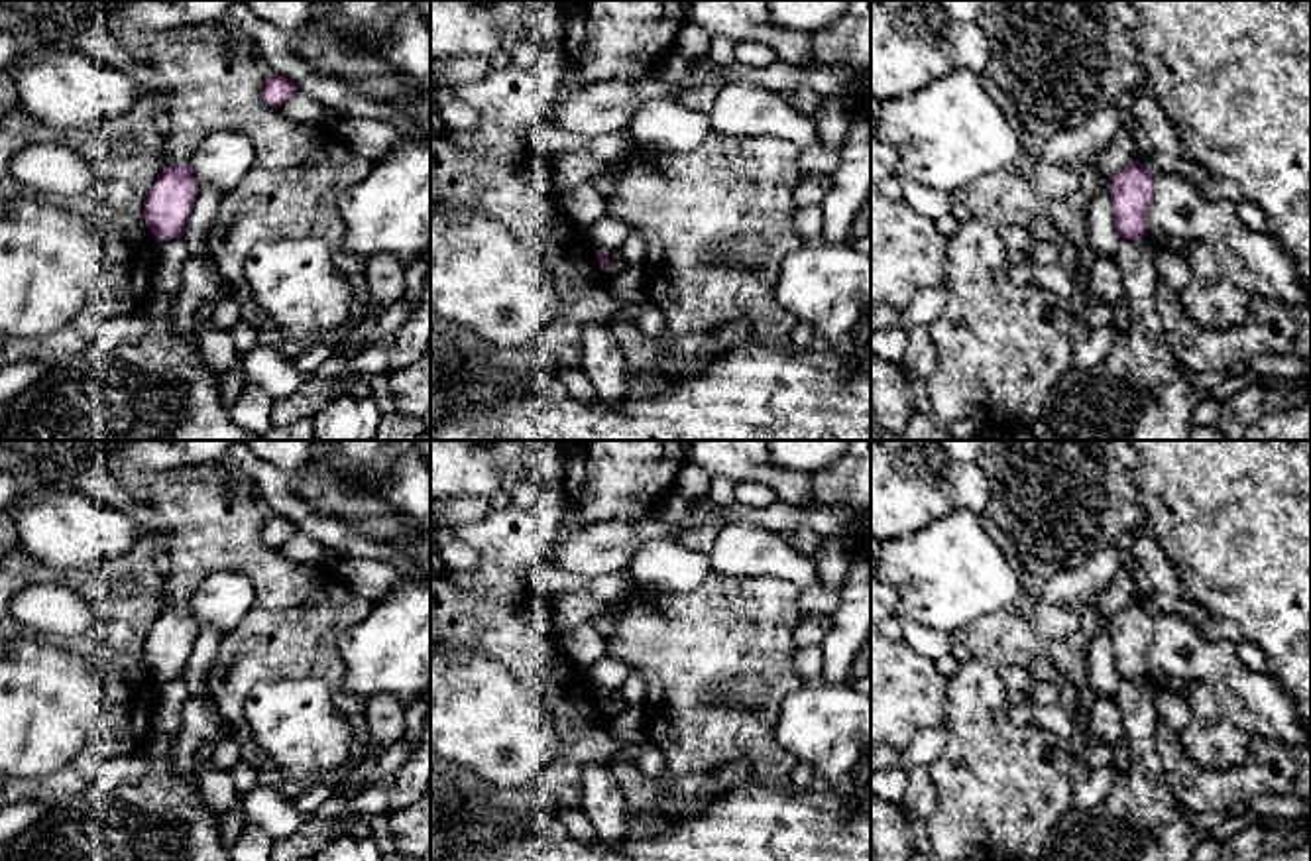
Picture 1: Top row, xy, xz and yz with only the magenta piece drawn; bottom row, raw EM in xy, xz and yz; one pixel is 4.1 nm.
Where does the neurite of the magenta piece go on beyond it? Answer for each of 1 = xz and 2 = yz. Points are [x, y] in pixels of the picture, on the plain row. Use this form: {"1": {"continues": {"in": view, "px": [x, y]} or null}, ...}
{"1": {"continues": null}, "2": {"continues": null}}

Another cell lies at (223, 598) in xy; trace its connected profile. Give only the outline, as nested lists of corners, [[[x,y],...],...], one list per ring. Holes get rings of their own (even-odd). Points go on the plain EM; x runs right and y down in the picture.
[[[214,572],[200,580],[189,609],[199,627],[218,627],[230,633],[248,613],[254,582],[242,572]]]

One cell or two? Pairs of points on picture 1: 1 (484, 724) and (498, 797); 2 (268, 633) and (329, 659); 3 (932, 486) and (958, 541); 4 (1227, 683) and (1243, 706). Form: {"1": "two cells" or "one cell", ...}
{"1": "two cells", "2": "one cell", "3": "two cells", "4": "one cell"}

